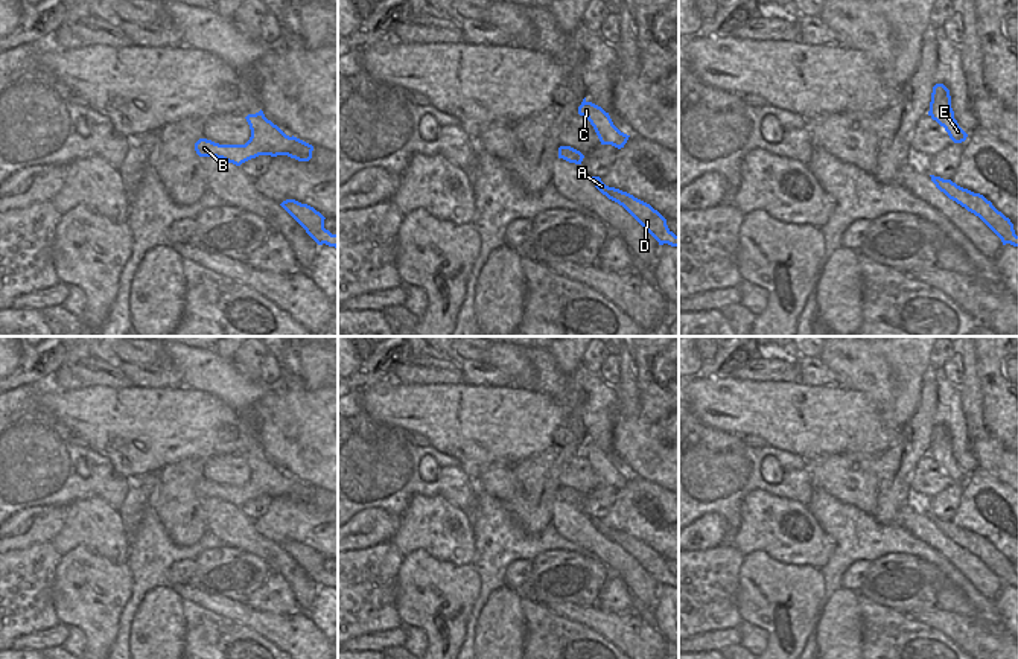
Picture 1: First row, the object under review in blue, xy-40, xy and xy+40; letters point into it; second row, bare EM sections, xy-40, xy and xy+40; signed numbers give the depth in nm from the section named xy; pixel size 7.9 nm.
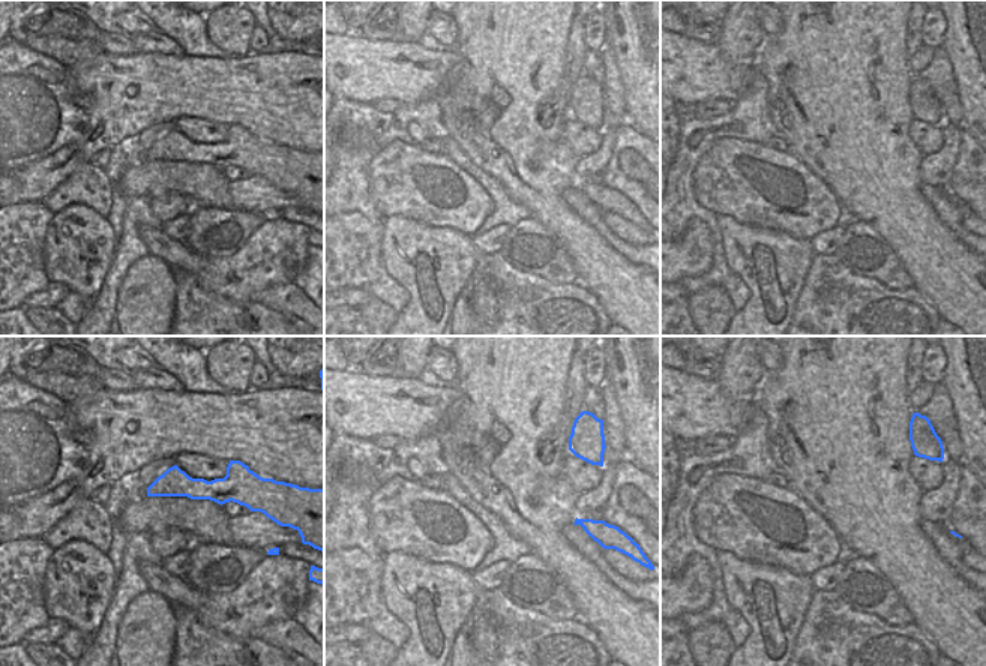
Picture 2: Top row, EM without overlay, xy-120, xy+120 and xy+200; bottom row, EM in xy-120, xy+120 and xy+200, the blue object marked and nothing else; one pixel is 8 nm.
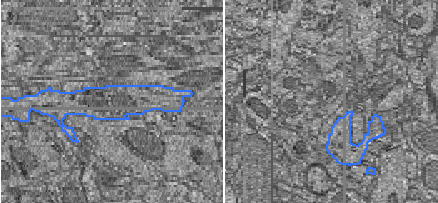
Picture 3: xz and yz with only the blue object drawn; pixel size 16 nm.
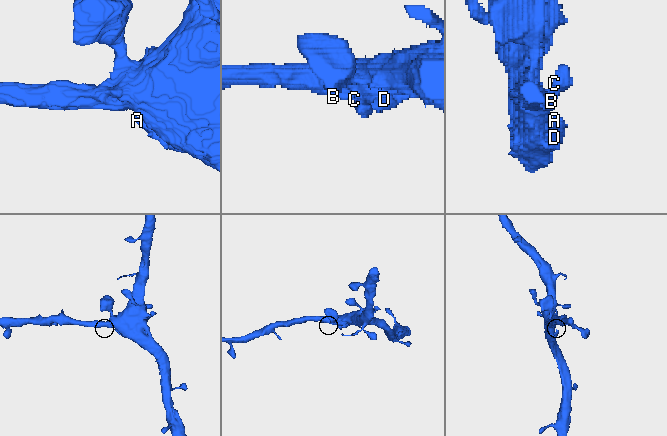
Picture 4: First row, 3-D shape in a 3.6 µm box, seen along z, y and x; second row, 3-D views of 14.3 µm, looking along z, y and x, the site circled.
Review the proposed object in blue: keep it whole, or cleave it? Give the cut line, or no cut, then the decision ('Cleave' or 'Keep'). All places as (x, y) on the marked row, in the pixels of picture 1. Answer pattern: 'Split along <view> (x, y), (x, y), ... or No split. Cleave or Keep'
No split. Keep.

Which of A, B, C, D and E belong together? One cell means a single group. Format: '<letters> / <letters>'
A B C D E

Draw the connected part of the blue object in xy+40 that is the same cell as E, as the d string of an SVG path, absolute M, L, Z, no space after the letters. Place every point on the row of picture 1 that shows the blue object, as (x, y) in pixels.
M936 84L933 87L928 116L945 128L954 143L962 143L966 140L968 134L954 119L950 90L943 84Z

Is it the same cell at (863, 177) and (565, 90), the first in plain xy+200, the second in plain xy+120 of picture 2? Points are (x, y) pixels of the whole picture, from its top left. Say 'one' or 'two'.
two

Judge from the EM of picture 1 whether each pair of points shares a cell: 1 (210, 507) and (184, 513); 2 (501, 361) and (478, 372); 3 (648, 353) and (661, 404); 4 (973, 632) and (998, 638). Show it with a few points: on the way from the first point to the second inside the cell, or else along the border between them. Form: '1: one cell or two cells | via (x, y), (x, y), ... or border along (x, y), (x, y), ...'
1: two cells | border along (206, 498), (203, 501), (204, 530)
2: two cells | border along (486, 362), (499, 369), (510, 379), (512, 385)
3: one cell | via (647, 366), (648, 381), (659, 391)
4: two cells | border along (988, 624), (989, 635), (983, 643)

